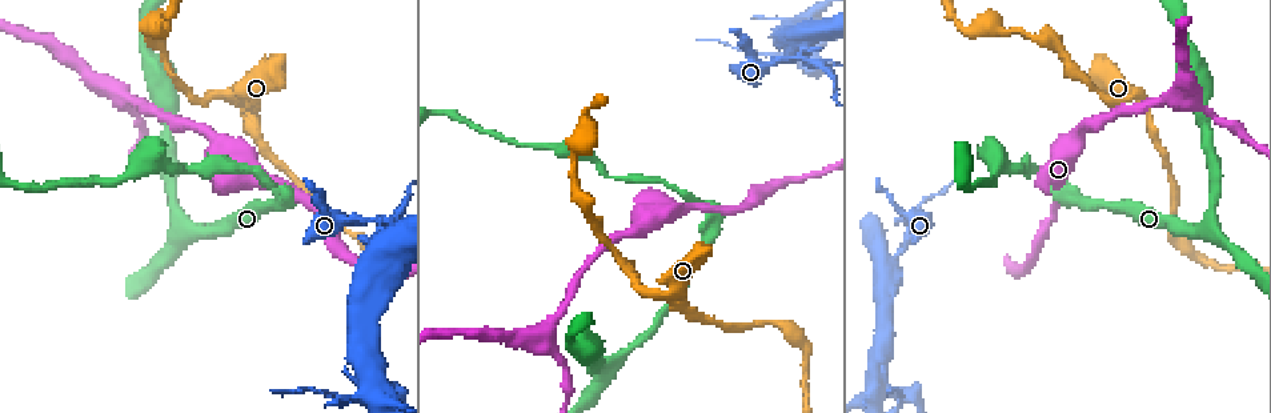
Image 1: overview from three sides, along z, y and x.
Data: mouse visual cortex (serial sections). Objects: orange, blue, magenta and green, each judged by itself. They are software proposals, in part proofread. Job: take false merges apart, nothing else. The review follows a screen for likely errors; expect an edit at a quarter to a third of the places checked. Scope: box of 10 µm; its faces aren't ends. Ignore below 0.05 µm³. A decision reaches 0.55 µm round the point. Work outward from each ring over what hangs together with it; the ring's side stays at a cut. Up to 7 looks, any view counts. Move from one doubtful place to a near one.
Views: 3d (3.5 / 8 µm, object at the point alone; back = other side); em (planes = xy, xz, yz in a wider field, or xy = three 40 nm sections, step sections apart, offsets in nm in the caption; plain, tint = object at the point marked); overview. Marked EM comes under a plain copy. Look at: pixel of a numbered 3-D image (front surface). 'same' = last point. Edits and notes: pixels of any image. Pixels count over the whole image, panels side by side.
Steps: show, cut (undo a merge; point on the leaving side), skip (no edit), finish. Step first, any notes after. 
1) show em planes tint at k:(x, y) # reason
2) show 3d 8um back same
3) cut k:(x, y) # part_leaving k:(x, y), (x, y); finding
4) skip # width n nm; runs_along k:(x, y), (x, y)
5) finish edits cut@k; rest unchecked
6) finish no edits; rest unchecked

show 3d 3.5um at 1:(247, 117) # sharp bend

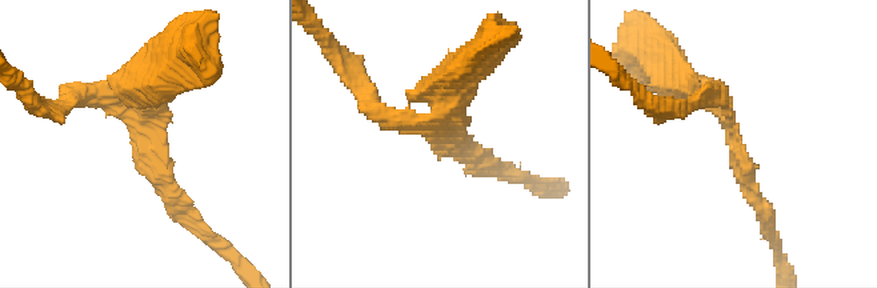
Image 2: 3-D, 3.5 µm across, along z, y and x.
show em xy step 1 tint at 2:(144, 139) # arm_widths 200, 300 nm

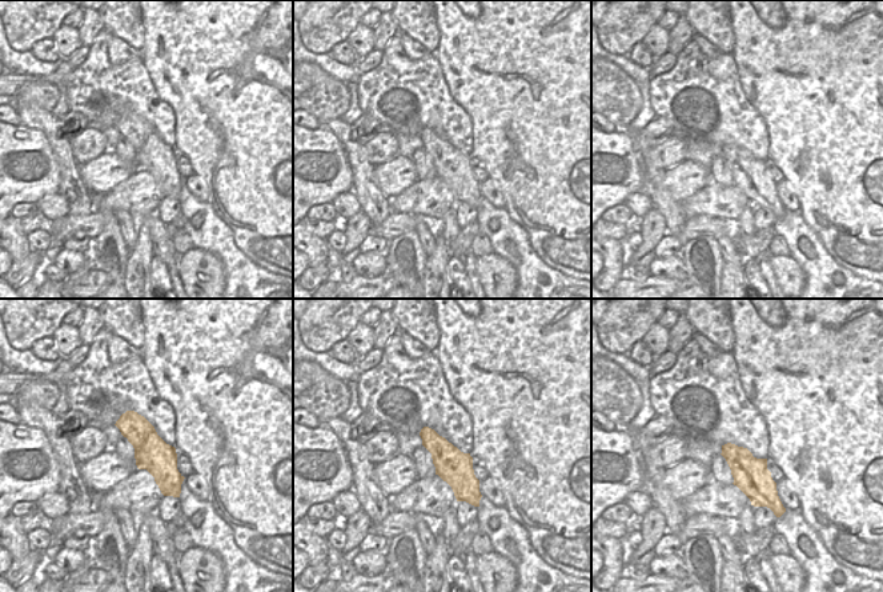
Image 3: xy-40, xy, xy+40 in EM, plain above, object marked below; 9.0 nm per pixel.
skip # runs_along 3:(129, 414), (176, 494); continuous, no second cell

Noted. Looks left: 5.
show 3d 3.5um back at 1:(388, 225) # abrupt turn

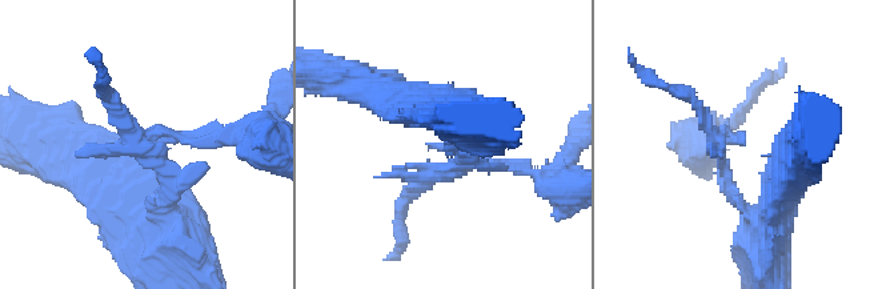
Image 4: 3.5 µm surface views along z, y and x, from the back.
show em xy step 3 tint at 4:(145, 142) # shape alone is not enough

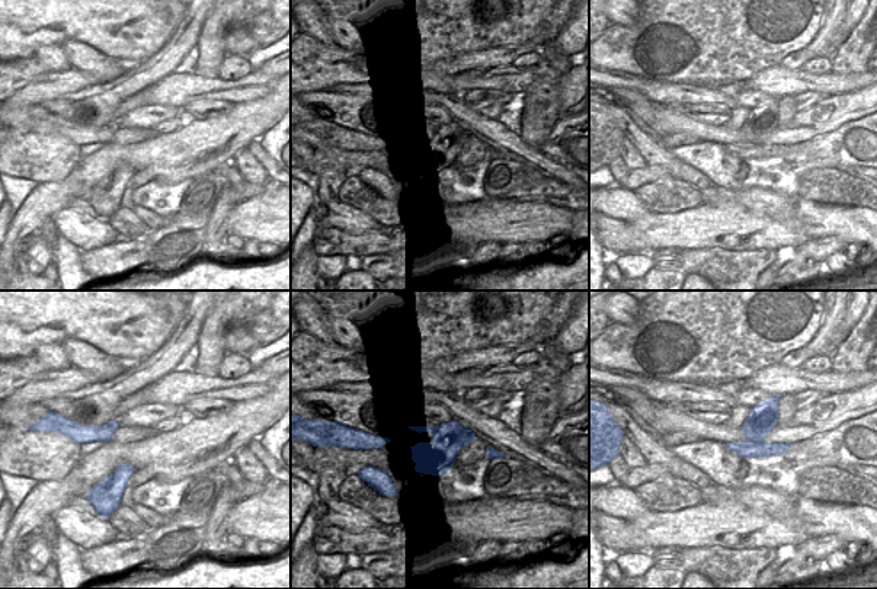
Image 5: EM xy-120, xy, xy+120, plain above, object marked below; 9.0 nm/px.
show em xy step 2 tint same # another direction

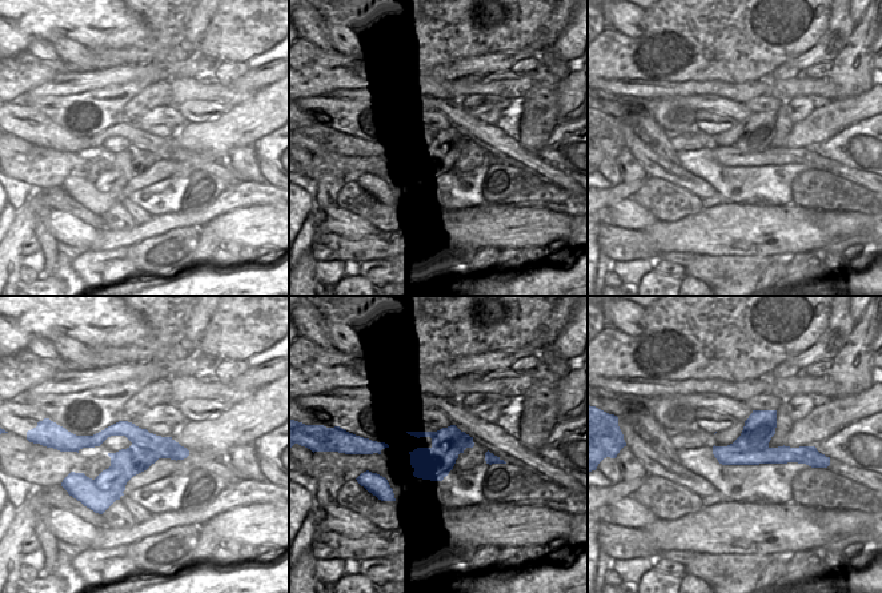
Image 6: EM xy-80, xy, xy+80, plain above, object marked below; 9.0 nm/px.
skip # continuous, no second cell

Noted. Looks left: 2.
finish no edits; rest unchecked

